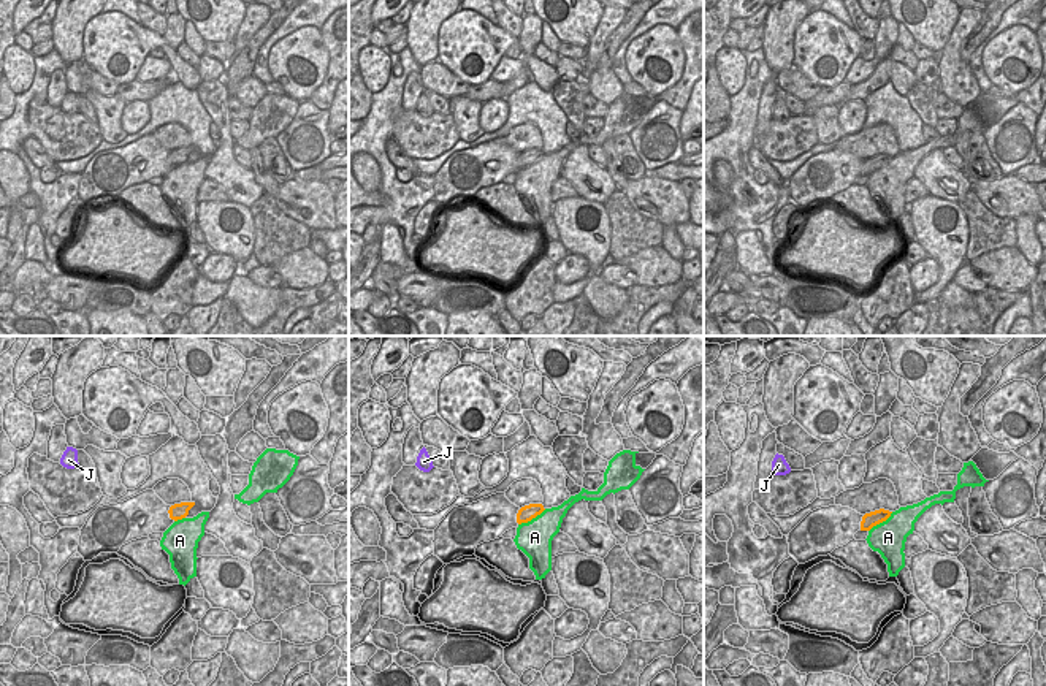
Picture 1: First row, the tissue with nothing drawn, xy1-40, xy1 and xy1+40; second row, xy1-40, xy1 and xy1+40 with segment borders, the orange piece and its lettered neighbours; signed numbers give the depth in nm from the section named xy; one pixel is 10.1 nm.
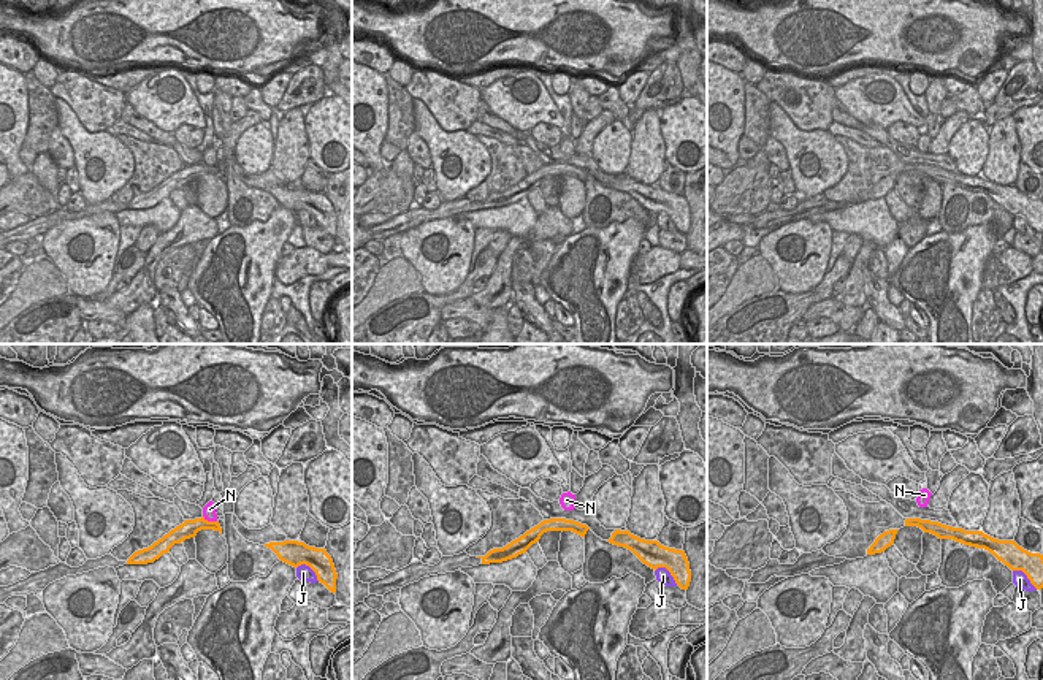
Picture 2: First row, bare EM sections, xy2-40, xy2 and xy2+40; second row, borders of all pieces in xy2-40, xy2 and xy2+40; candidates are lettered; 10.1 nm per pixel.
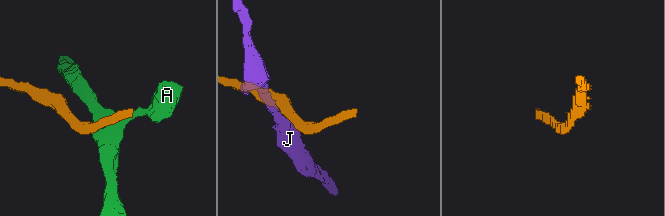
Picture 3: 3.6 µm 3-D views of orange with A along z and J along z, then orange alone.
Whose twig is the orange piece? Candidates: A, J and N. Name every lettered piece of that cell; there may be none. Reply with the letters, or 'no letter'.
no letter

